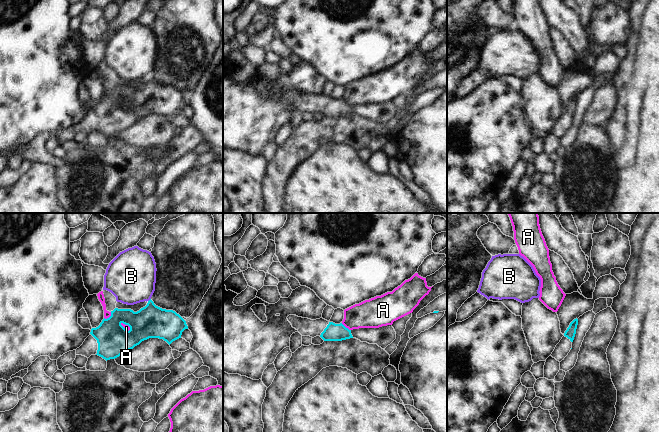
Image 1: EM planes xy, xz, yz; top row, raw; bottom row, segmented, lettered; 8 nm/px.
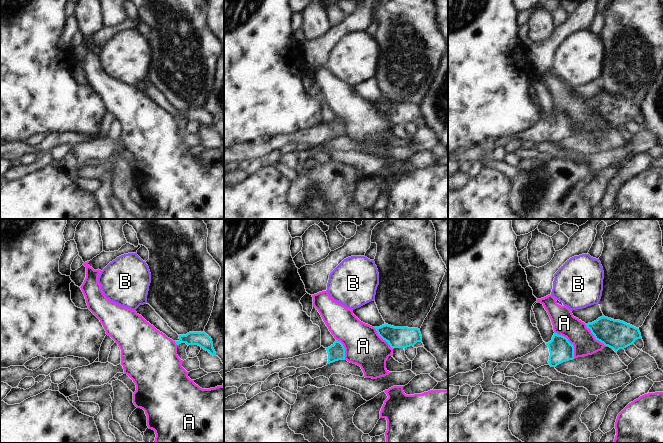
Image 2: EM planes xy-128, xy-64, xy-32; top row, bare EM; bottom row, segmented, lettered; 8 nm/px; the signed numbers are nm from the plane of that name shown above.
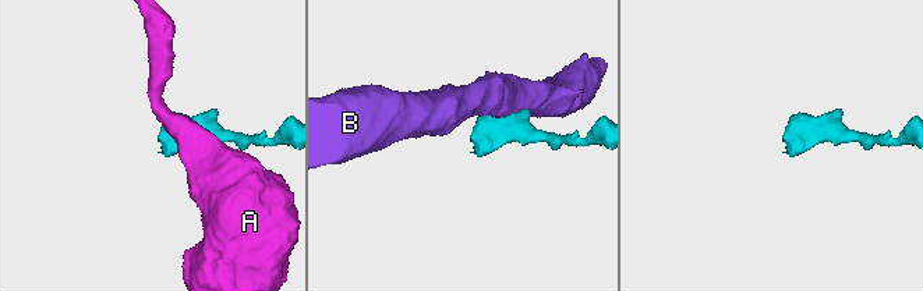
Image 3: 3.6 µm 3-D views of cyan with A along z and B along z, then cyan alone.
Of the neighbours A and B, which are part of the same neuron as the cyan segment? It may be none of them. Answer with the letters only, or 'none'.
none

